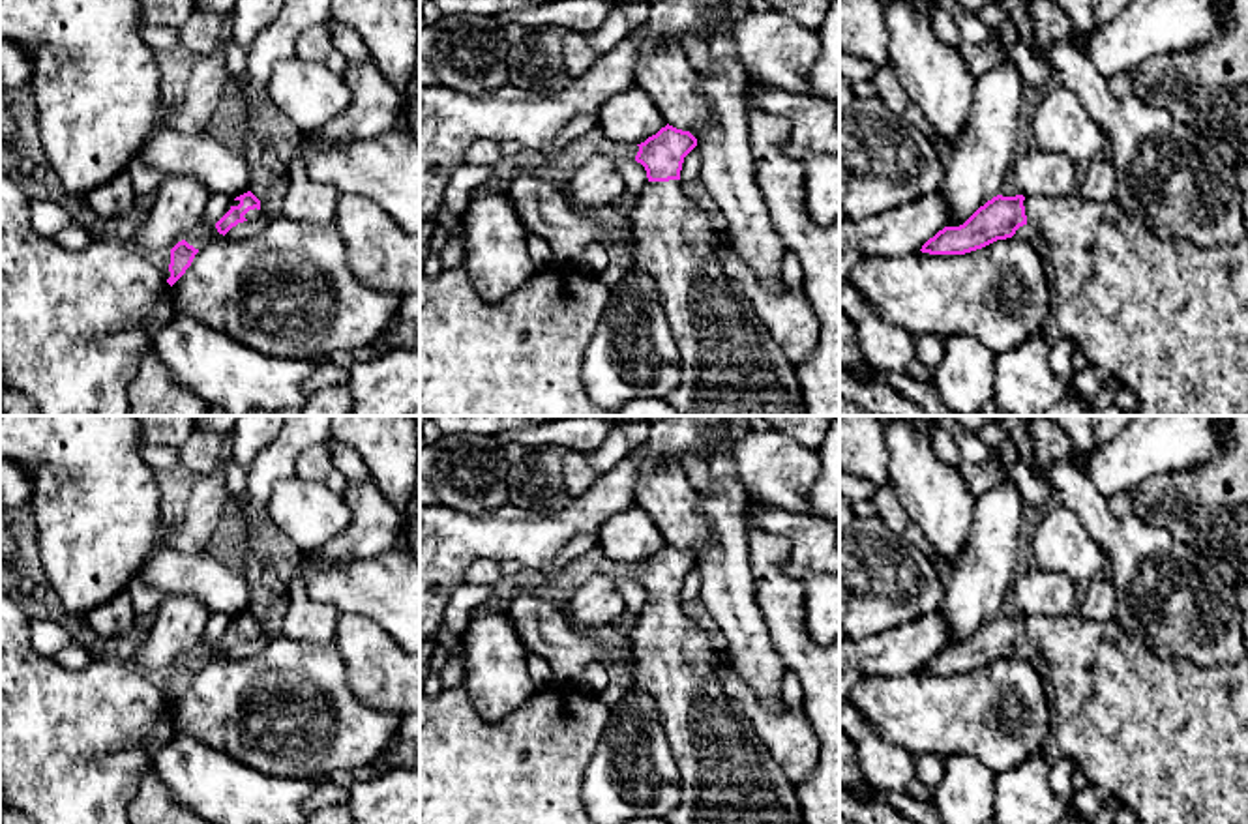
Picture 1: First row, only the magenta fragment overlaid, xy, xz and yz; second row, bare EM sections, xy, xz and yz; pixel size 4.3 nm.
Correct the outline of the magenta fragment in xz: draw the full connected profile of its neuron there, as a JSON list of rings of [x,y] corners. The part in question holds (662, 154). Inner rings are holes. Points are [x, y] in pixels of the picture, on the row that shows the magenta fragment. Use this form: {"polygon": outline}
{"polygon": [[[667,124],[637,146],[635,161],[645,167],[648,182],[635,197],[635,204],[624,210],[622,227],[630,232],[624,247],[631,257],[630,270],[648,273],[658,283],[661,305],[680,354],[680,384],[665,397],[665,403],[675,408],[676,416],[806,416],[802,388],[793,361],[772,339],[755,303],[723,272],[716,257],[716,249],[727,238],[712,228],[708,213],[682,191],[682,163],[697,146],[697,139],[690,131]]]}

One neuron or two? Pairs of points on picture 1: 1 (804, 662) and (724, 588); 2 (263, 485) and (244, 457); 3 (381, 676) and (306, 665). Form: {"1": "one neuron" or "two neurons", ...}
{"1": "two neurons", "2": "two neurons", "3": "two neurons"}

